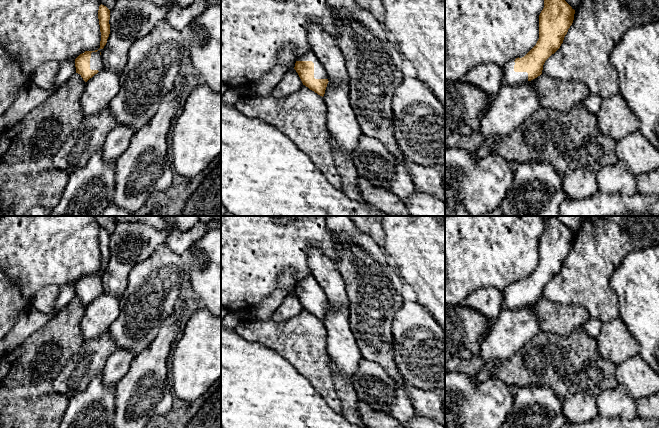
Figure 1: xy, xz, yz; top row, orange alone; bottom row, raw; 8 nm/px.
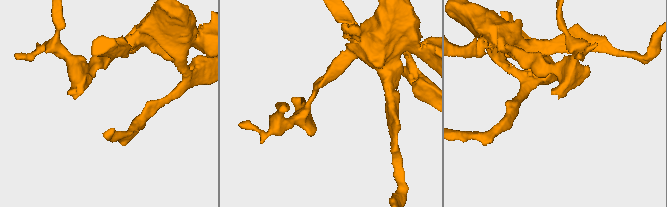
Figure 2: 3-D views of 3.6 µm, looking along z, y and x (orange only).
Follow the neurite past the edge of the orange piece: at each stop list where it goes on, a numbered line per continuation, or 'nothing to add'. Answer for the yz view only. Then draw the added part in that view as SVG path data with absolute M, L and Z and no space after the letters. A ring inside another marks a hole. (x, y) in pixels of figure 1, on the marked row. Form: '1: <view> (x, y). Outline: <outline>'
1: yz (510, 77). Outline: M515 59L509 61L503 66L503 76L500 88L528 82L527 72L515 72Z

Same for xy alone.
1: xy (96, 63). Outline: M99 49L97 52L91 53L91 58L90 58L90 69L91 70L101 71L102 69L104 69L102 56L100 55L101 51L102 49Z

